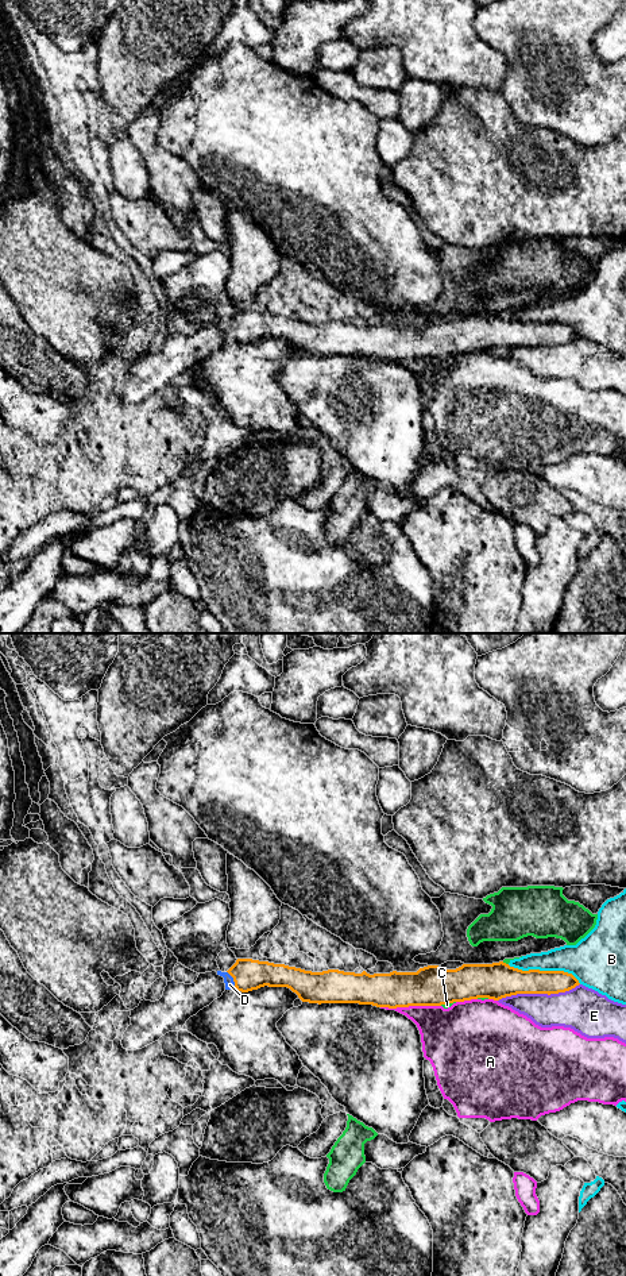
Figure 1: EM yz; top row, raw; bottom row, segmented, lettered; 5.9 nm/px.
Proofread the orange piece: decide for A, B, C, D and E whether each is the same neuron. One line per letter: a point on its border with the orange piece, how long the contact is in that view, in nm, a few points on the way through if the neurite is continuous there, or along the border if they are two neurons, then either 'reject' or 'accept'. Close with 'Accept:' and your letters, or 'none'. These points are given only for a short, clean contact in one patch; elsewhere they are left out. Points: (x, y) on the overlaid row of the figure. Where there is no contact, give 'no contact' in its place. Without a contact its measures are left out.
A: contact yz (410, 1005); length 360 nm; reject
B: contact yz (544, 971); length 460 nm; reject
C: contact yz (447, 1002); length 100 nm; reject
D: contact yz (234, 980); length 130 nm; way yz (247, 974), (234, 980), (230, 985); accept
E: contact yz (538, 993); length 500 nm; reject
Accept: D

